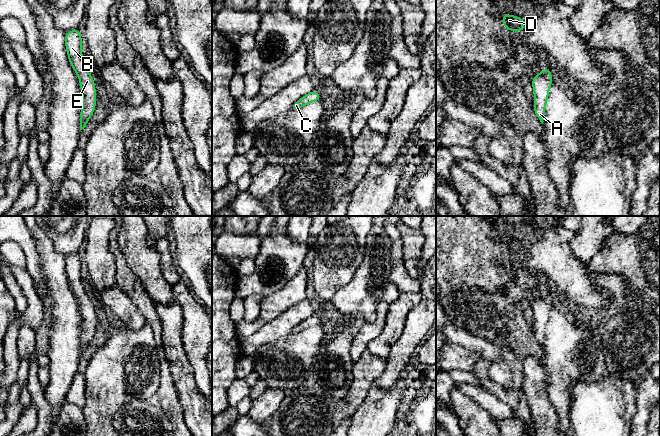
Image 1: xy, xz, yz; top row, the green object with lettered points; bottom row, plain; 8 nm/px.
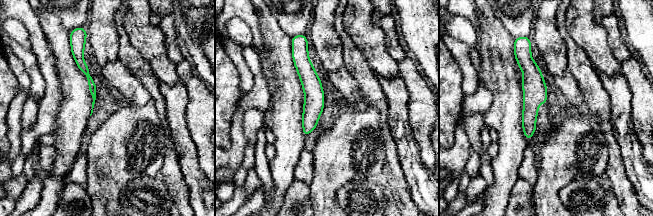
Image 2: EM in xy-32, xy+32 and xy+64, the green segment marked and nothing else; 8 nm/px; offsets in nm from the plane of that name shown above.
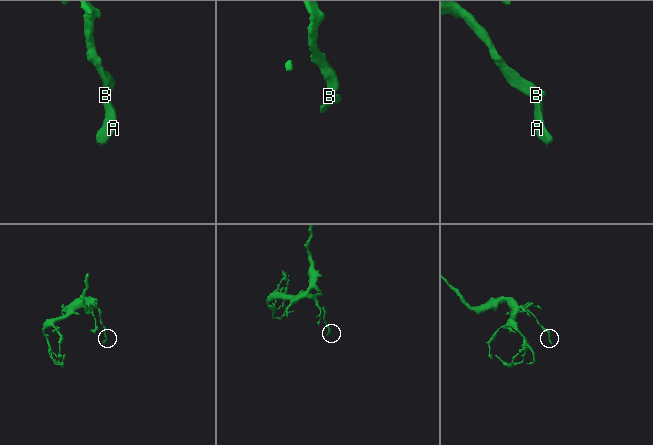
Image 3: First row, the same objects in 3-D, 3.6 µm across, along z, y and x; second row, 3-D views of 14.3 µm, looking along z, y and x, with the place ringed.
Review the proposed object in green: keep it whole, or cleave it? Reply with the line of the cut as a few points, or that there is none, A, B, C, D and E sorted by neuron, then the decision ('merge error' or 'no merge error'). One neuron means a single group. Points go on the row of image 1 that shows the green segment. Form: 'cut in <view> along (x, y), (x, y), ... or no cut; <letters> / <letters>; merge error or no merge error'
no cut; A B C D E; no merge error

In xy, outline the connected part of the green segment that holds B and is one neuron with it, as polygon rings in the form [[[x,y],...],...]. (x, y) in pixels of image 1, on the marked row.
[[[79,29],[65,33],[65,43],[70,64],[78,75],[82,91],[83,107],[80,114],[80,130],[82,130],[95,110],[95,84],[82,58],[82,39]]]

